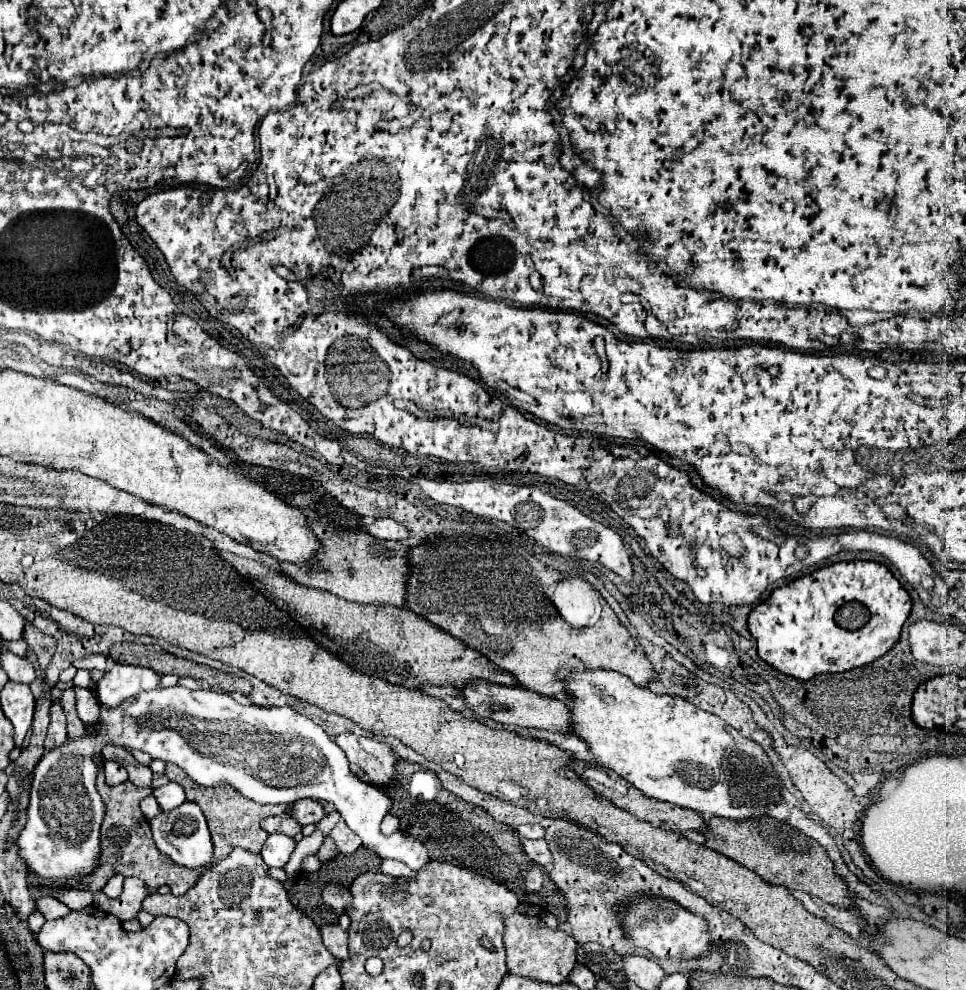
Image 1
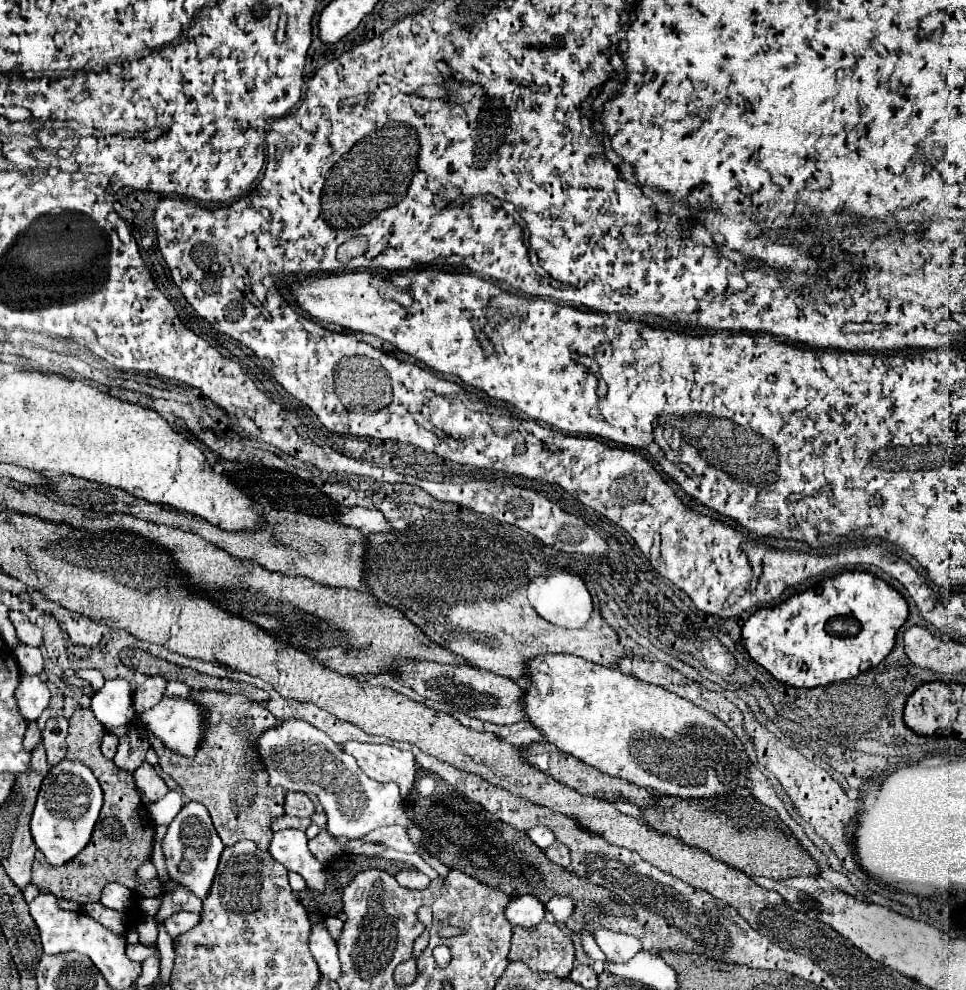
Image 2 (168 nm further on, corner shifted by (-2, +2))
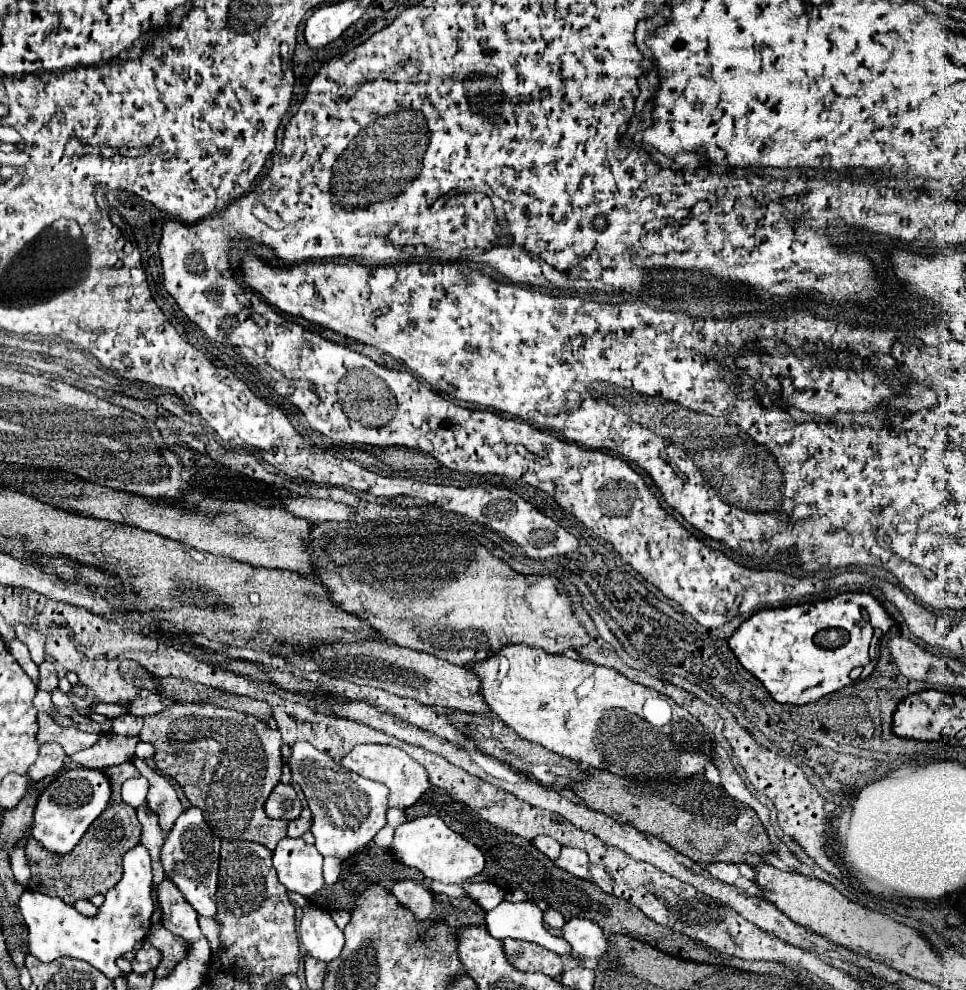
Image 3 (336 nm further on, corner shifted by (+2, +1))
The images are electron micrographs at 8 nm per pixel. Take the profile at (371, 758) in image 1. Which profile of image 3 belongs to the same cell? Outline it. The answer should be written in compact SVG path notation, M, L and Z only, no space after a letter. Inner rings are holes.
M359 744L341 760L341 764L345 768L357 772L359 776L365 776L365 778L371 778L375 782L381 782L381 784L389 786L389 806L391 808L405 810L405 808L413 806L419 800L419 796L425 794L431 788L425 768L419 762L415 762L409 754L405 754L403 750L393 748L393 746Z

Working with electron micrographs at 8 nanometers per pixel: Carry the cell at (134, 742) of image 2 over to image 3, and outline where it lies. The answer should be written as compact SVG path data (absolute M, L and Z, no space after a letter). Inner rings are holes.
M119 716L113 720L113 734L119 734L119 736L139 736L141 732L141 726L143 726L143 718L137 718L137 716Z

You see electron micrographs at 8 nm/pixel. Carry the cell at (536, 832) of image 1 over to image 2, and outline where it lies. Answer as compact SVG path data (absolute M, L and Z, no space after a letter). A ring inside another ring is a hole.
M547 827L529 829L527 835L529 835L531 841L533 841L537 847L541 847L541 849L547 849L547 847L551 847L551 845L555 843L555 835L553 835L551 829L547 829Z

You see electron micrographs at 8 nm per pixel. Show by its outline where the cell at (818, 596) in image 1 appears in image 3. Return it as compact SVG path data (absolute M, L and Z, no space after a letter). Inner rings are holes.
M843 592L825 602L761 610L735 630L729 648L777 702L799 706L853 684L849 674L857 666L863 668L861 678L867 678L879 660L881 636L891 626L891 614L875 596Z

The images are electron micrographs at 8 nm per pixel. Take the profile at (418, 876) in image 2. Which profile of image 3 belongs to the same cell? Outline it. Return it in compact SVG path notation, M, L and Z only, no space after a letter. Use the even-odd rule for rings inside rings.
M399 880L395 882L391 892L403 906L407 906L415 914L415 918L423 920L431 914L431 892L423 884L417 884L413 880Z

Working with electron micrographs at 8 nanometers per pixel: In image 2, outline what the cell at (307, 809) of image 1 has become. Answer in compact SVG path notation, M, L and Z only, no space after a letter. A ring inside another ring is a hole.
M289 791L285 795L283 809L285 815L293 815L293 817L311 817L315 811L311 799L305 793L295 793L295 791Z

